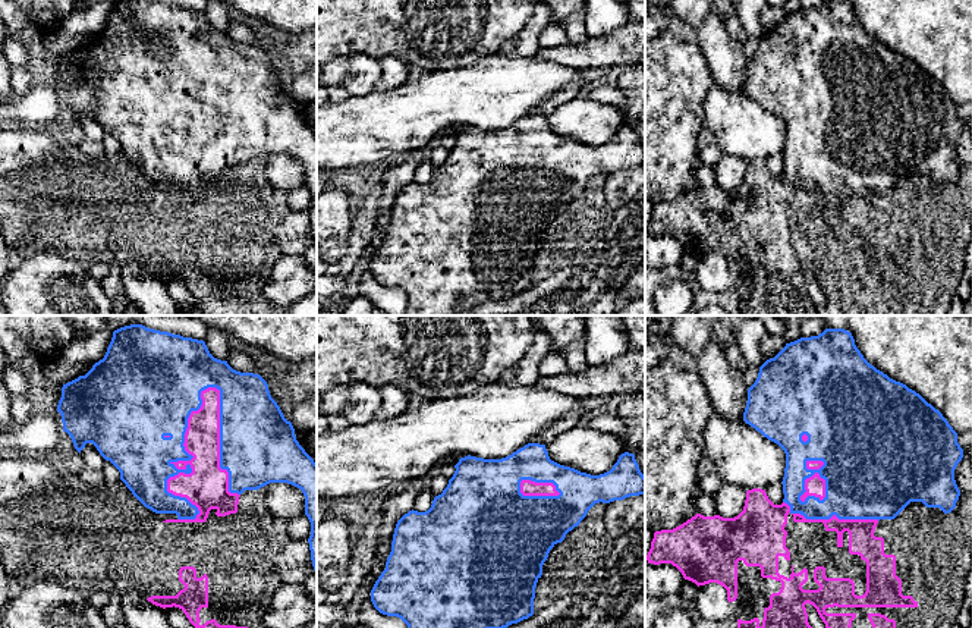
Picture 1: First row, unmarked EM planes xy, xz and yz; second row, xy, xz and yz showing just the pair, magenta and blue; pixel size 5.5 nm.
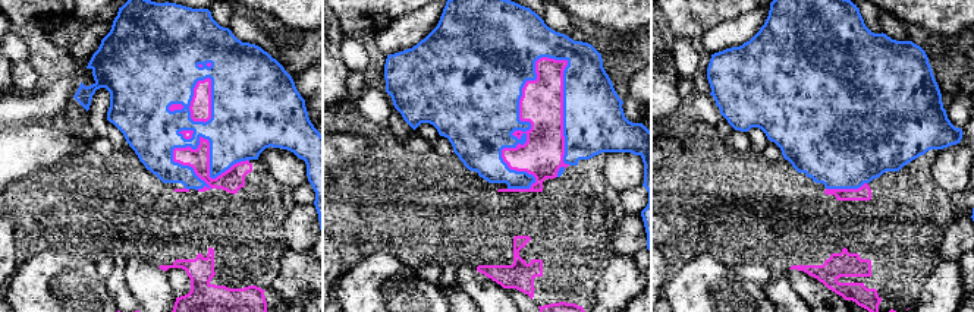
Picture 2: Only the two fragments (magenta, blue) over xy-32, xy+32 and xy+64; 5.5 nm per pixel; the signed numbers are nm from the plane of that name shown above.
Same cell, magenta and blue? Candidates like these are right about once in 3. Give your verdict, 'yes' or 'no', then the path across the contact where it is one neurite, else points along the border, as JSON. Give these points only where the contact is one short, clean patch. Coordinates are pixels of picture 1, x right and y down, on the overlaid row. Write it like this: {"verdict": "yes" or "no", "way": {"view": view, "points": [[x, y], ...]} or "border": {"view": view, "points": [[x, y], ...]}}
{"verdict": "no"}

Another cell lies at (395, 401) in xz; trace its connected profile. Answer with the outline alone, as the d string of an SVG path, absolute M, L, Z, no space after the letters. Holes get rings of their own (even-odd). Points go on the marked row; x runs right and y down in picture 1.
M396 384L380 386L383 404L375 414L375 420L389 420L409 409L408 393Z

